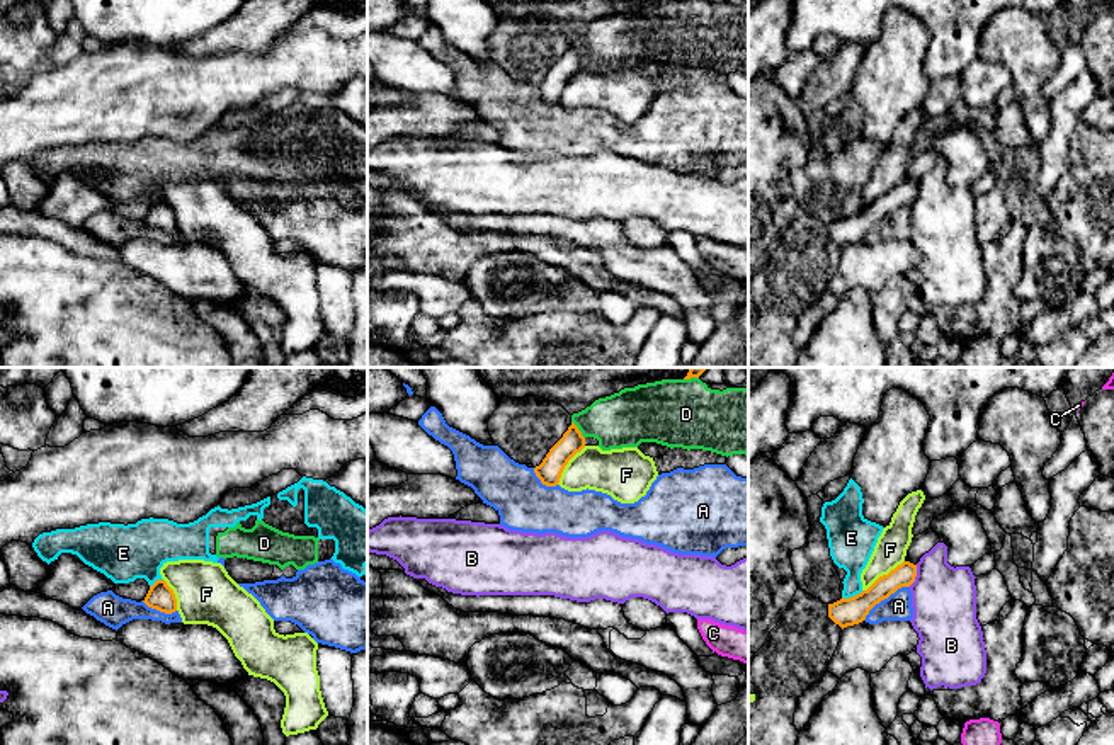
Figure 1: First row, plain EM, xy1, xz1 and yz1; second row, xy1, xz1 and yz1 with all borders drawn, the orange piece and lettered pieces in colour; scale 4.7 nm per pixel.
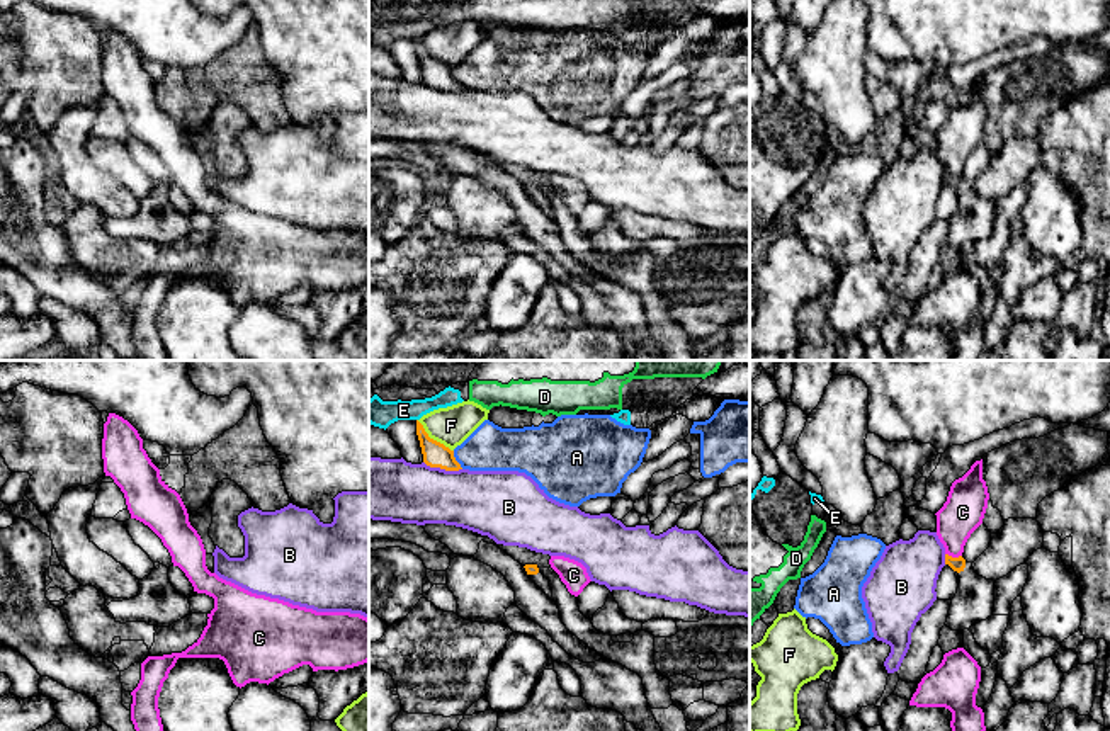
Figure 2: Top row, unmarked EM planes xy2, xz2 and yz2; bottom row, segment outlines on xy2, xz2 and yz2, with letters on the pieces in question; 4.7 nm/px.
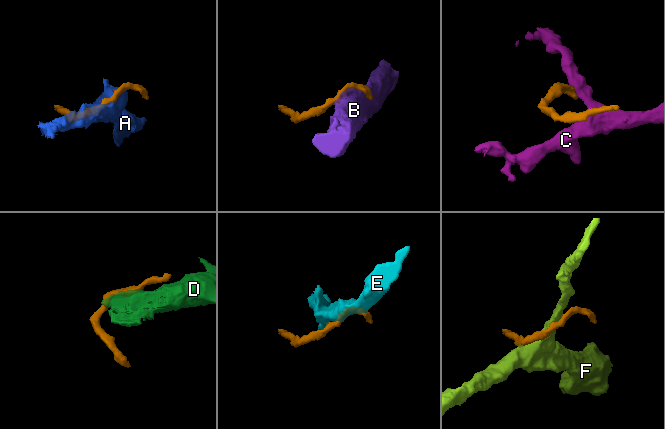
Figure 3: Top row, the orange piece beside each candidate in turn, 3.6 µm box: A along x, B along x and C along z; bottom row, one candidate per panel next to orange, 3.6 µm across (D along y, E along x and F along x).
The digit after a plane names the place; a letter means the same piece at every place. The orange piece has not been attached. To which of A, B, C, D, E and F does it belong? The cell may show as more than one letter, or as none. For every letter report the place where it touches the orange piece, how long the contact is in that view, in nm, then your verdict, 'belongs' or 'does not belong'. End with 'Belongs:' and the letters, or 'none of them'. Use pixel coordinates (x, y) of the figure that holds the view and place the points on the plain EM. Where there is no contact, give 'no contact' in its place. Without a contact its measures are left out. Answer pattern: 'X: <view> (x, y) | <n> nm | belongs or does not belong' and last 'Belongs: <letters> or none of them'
A: yz1 (885, 216) | 280 nm | does not belong
B: xz2 (442, 87) | 190 nm | does not belong
C: yz2 (954, 177) | 80 nm | does not belong
D: xz1 (577, 48) | 110 nm | does not belong
E: yz1 (854, 215) | 110 nm | does not belong
F: yz1 (883, 194) | 240 nm | does not belong
Belongs: none of them

